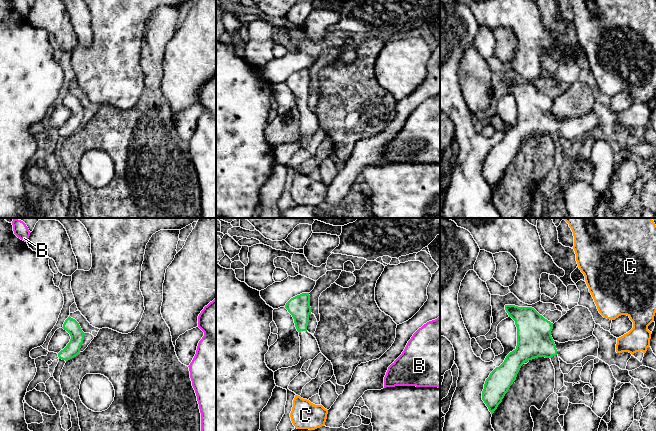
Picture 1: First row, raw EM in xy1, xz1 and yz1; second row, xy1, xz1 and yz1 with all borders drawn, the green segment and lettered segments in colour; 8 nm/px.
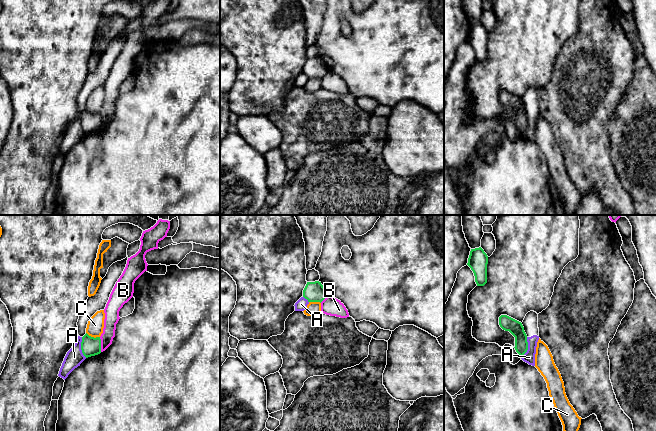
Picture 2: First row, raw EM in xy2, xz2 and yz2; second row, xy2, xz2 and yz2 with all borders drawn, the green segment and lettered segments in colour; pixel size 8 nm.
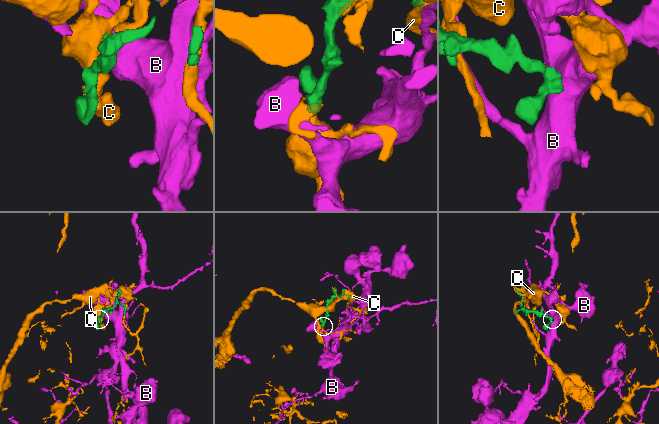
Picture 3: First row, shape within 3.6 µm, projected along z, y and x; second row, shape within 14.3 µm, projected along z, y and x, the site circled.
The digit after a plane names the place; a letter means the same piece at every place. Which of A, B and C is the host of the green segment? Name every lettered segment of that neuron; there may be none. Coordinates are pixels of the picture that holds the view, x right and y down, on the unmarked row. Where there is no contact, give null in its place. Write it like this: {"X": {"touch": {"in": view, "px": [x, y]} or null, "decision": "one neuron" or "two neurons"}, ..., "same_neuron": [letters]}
{"A": {"touch": {"in": "xy2", "px": [81, 123]}, "decision": "two neurons"}, "B": {"touch": {"in": "xy2", "px": [100, 120]}, "decision": "two neurons"}, "C": {"touch": {"in": "xy2", "px": [93, 113]}, "decision": "two neurons"}, "same_neuron": []}

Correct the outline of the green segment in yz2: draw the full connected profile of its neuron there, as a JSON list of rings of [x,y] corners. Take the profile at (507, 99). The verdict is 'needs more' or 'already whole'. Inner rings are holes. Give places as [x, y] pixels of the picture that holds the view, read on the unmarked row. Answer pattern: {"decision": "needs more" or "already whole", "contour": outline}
{"decision": "already whole", "contour": [[[501,91],[499,101],[503,106],[509,107],[515,113],[514,124],[520,132],[523,132],[528,126],[528,118],[522,99],[507,91]]]}

